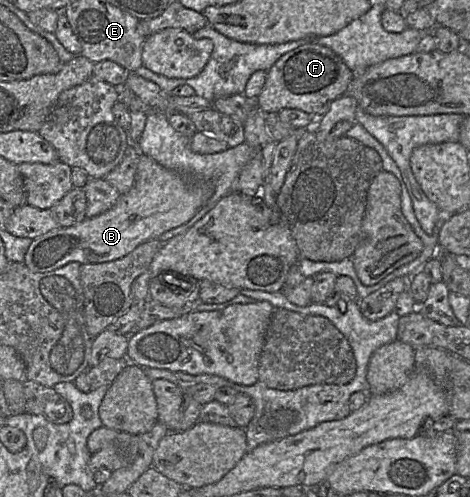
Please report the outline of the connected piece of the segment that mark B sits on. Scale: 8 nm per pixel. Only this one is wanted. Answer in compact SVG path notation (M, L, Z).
M140 155L134 184L106 212L86 218L70 227L60 227L32 240L23 263L33 272L54 271L70 262L104 263L120 259L140 244L158 239L163 233L187 223L206 205L213 194L205 181L190 182L180 173L169 170L147 155Z

